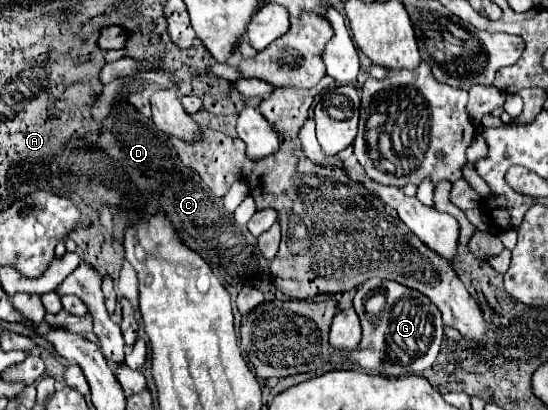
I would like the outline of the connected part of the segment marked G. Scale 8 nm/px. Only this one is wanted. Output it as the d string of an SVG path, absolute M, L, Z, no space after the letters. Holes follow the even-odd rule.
M367 280L357 288L357 294L353 298L353 308L363 326L363 340L357 352L353 354L331 350L333 364L337 362L359 364L363 370L371 370L383 376L405 376L405 374L421 374L435 362L443 342L441 312L421 292L401 286L399 282L393 282L393 280ZM377 292L385 296L385 306L381 310L379 320L371 322L367 318L363 302Z

